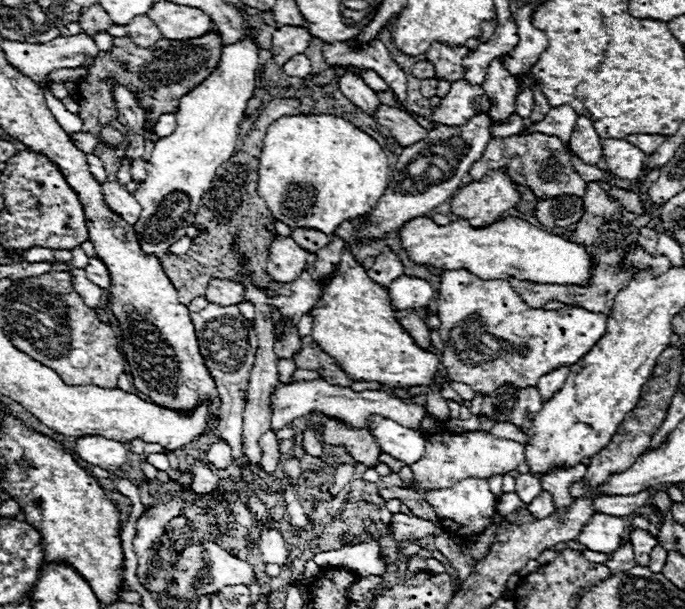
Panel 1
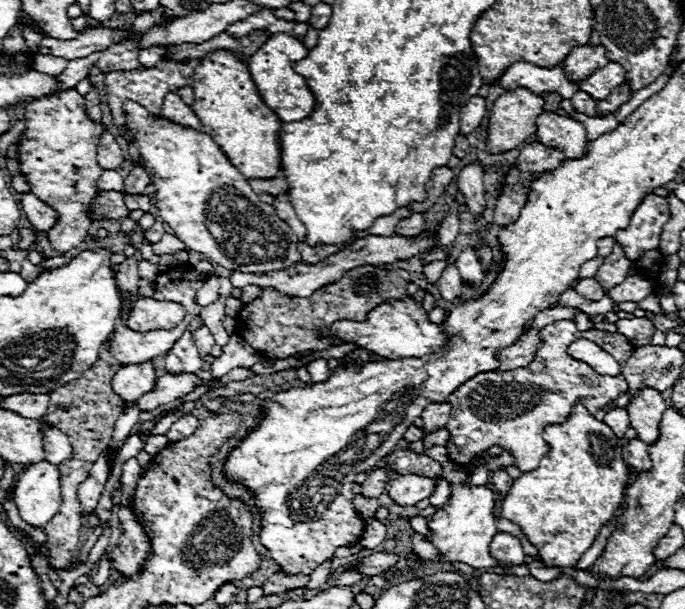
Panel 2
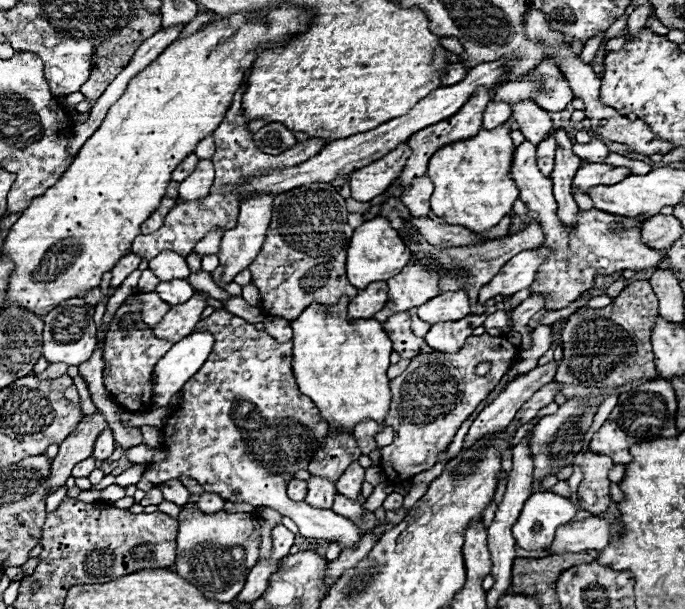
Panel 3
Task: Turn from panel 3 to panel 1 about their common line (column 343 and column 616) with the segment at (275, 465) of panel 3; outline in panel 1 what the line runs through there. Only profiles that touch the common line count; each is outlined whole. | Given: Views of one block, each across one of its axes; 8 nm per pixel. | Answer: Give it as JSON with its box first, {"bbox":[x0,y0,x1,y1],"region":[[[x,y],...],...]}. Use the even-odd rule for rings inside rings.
{"bbox":[578,514,626,552],"region":[[[594,514],[590,518],[590,524],[582,530],[578,536],[578,542],[582,542],[588,550],[594,552],[612,552],[620,546],[624,538],[626,524],[618,516],[608,516],[608,514]]]}

